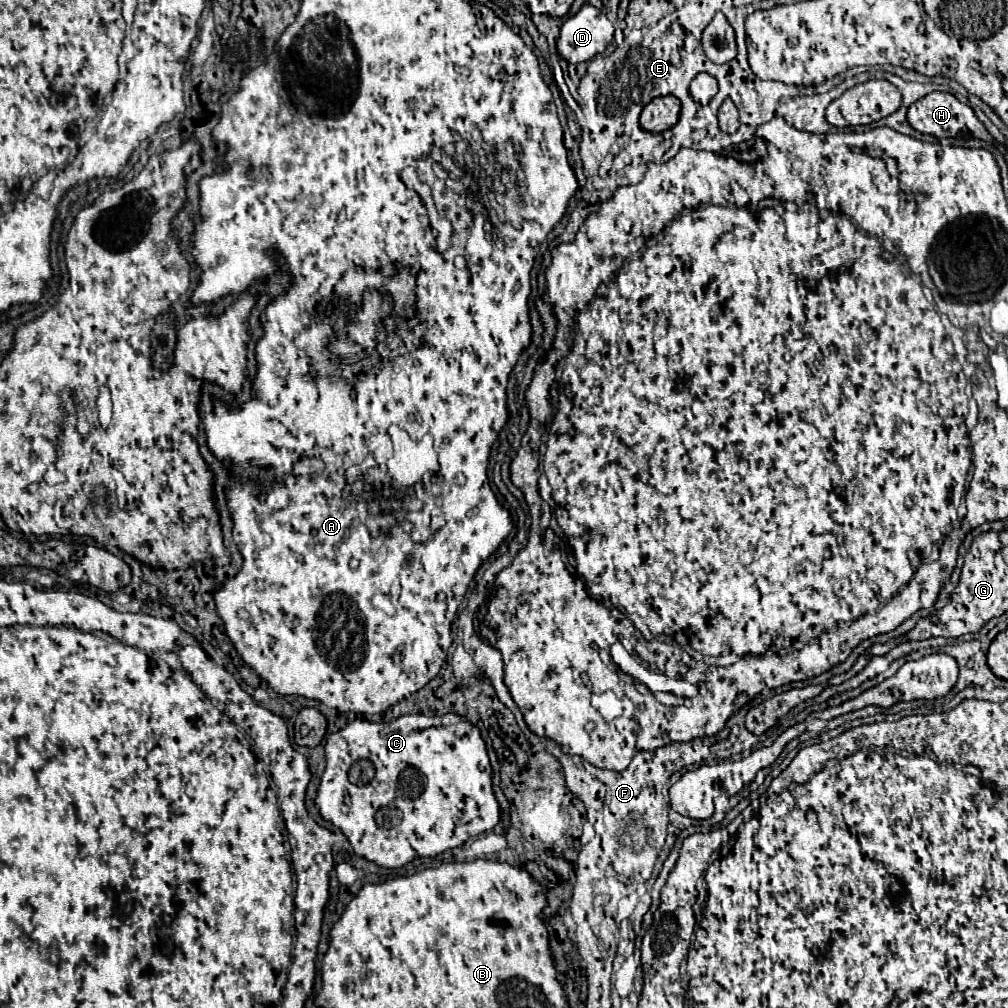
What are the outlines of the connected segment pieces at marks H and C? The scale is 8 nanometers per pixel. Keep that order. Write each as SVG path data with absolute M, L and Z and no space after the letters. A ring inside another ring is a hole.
M932 92L928 96L924 96L922 100L914 102L908 108L908 122L914 130L918 130L920 134L930 134L936 138L978 138L984 142L994 142L994 138L988 134L988 130L984 128L984 124L976 118L974 110L962 102L958 102L952 94L948 92Z
M410 714L410 716L400 716L400 718L386 722L386 724L384 722L374 724L374 722L366 722L366 720L354 720L346 728L330 734L326 740L326 770L324 770L322 782L318 786L316 808L320 810L324 820L332 822L336 828L340 828L344 832L344 836L348 838L348 842L352 844L352 848L358 856L364 856L366 860L372 860L384 868L400 868L414 858L442 854L450 848L464 844L470 836L478 836L486 830L492 830L500 820L500 806L498 806L496 796L492 792L492 768L490 768L486 744L480 736L480 730L474 724L470 724L466 718L460 718L456 714L446 714L440 718L438 716L424 716L424 714Z

